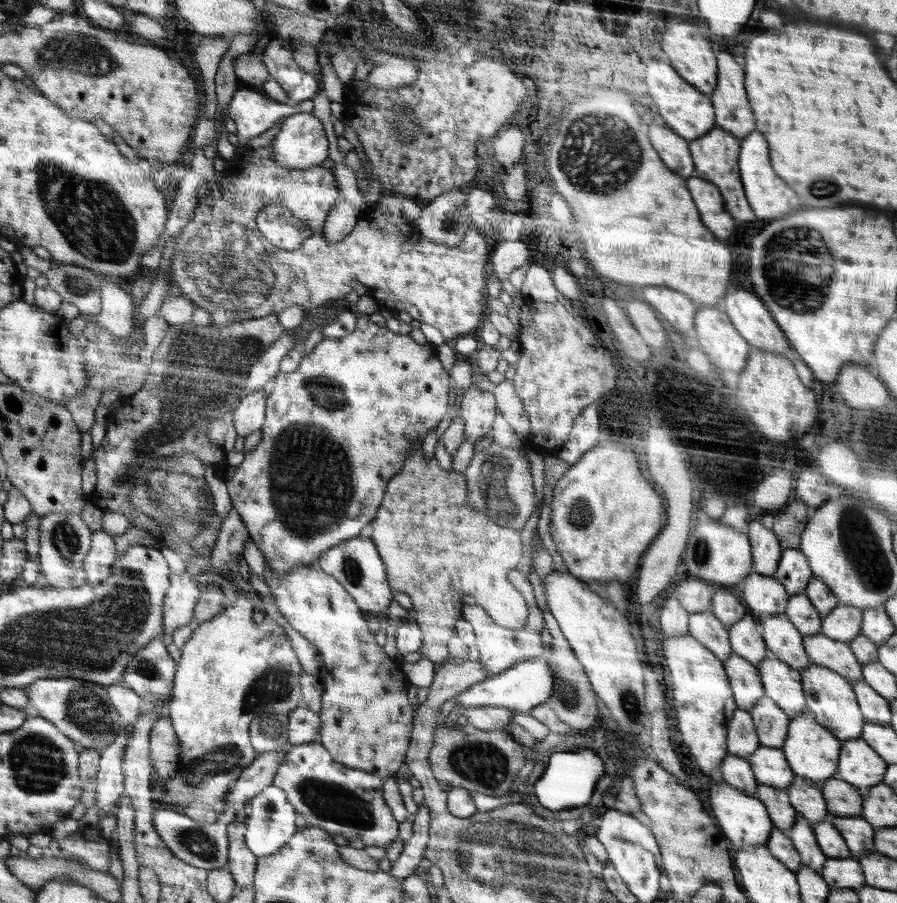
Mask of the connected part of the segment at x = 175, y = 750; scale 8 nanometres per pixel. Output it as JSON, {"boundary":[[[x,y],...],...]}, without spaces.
{"boundary":[[[168,716],[154,724],[150,735],[150,751],[154,772],[160,778],[171,778],[171,774],[177,771],[181,752],[172,720]]]}

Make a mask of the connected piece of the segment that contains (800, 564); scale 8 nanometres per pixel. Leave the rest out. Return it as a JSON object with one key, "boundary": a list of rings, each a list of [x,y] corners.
{"boundary":[[[788,548],[782,551],[773,577],[784,586],[789,596],[803,592],[812,576],[808,559],[801,549]]]}

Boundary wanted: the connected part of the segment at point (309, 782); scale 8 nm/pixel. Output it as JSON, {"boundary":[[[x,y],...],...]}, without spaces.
{"boundary":[[[318,741],[289,746],[273,775],[272,786],[286,793],[288,802],[292,803],[308,824],[323,828],[330,835],[341,834],[348,840],[362,840],[368,846],[384,848],[398,836],[399,822],[394,818],[392,809],[386,805],[382,793],[384,779],[377,774],[336,762]]]}

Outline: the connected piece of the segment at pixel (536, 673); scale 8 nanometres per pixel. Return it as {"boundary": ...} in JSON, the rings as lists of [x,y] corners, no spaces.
{"boundary":[[[530,658],[518,662],[510,670],[504,670],[494,678],[488,678],[484,681],[470,686],[456,696],[456,706],[465,708],[476,708],[477,706],[503,706],[514,710],[515,712],[530,713],[532,707],[537,704],[546,703],[552,696],[554,682],[554,671],[550,669],[549,658]]]}

